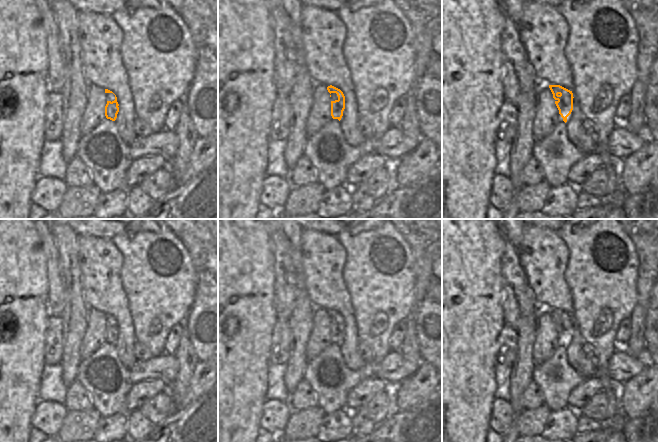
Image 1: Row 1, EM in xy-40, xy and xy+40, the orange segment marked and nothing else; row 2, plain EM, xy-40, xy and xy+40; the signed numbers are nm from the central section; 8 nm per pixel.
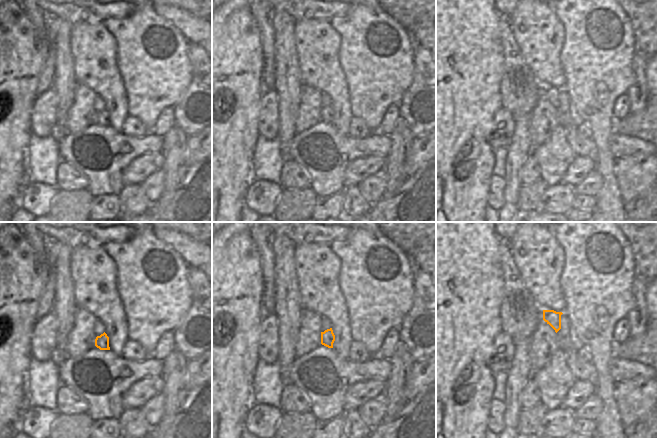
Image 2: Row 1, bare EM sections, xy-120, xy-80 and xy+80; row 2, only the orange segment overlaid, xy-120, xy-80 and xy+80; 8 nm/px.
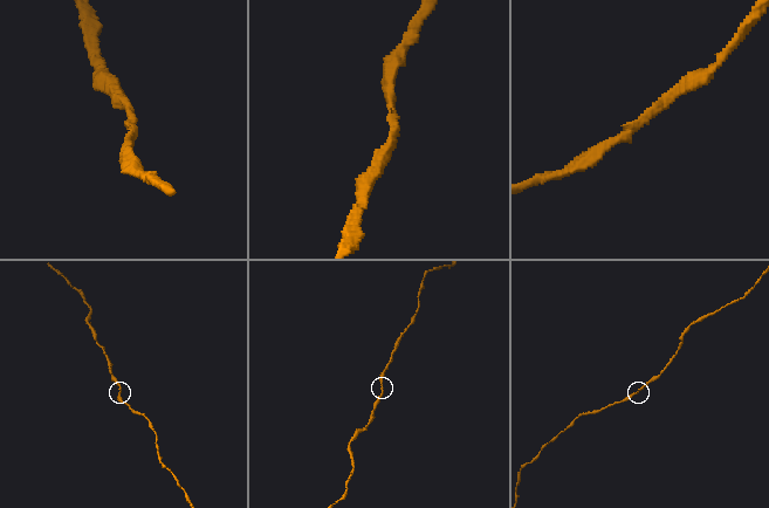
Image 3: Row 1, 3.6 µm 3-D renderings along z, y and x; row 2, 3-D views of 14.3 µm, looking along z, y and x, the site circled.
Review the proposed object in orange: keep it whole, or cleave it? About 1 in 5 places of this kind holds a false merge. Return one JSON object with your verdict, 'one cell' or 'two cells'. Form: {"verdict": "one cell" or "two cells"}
{"verdict": "one cell"}

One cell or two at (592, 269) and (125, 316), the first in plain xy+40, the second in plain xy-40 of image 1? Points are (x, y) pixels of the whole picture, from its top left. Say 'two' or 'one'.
two

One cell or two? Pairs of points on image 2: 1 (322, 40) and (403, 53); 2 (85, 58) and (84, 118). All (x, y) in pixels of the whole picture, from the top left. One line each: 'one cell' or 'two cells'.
1: two cells
2: two cells

